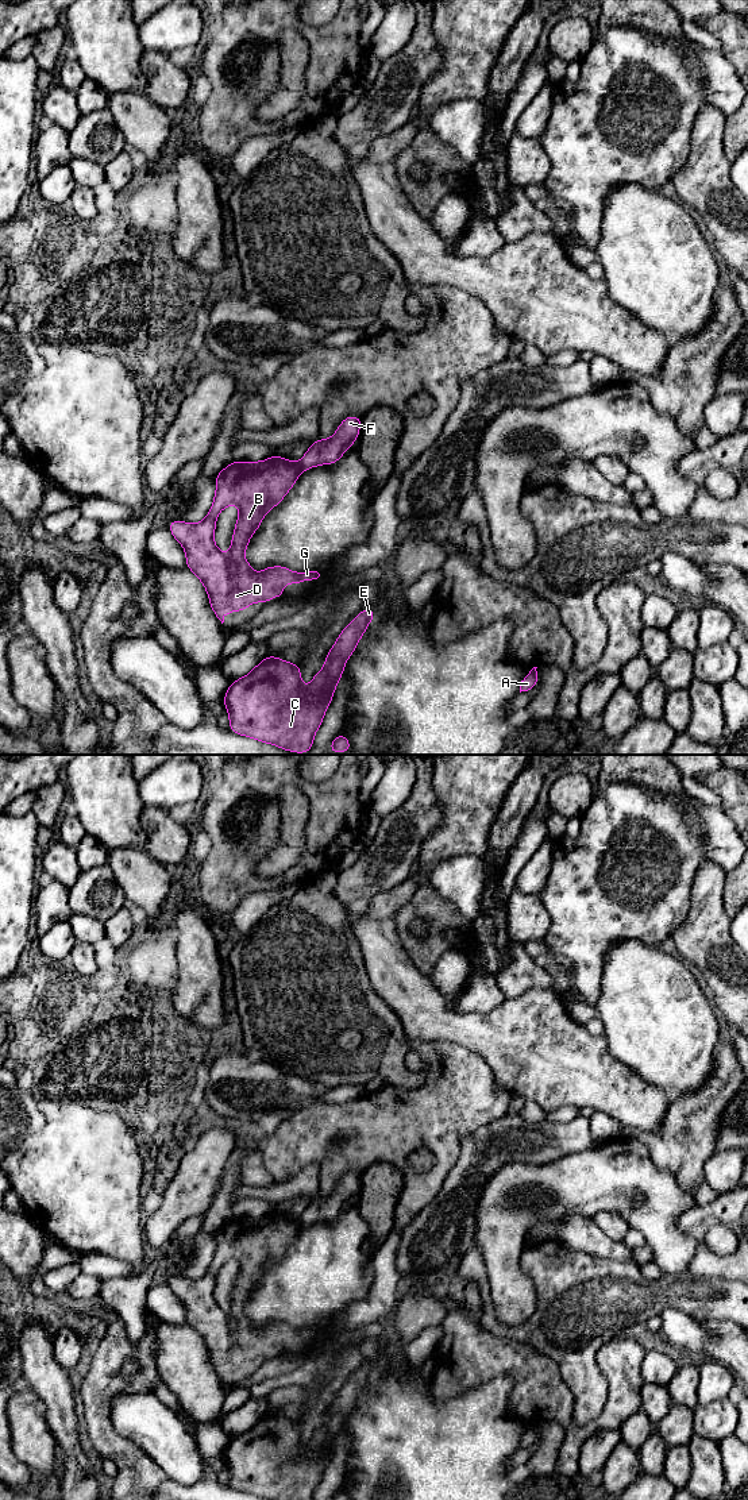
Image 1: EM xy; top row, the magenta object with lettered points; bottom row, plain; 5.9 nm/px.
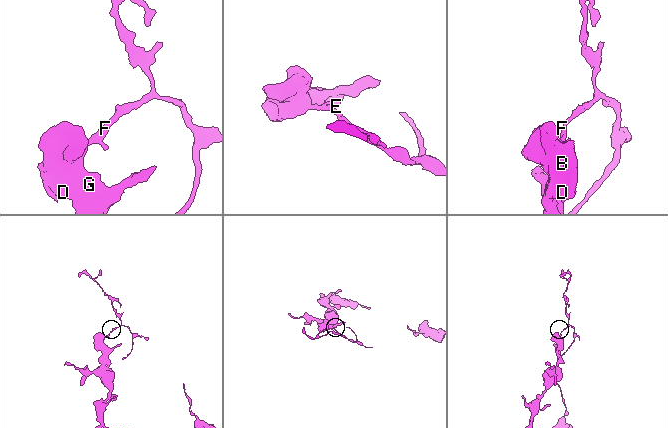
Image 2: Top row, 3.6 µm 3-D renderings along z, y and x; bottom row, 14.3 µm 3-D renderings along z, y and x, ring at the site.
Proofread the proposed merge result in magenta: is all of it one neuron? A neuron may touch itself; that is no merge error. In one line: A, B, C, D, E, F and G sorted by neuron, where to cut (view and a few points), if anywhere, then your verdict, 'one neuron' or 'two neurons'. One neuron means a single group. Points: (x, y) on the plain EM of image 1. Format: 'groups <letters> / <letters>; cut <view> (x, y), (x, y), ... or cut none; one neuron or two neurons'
groups A F / B C D E G; cut xy (297, 1219), (303, 1226); two neurons

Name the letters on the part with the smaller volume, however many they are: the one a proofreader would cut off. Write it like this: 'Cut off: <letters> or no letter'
Cut off: A, F

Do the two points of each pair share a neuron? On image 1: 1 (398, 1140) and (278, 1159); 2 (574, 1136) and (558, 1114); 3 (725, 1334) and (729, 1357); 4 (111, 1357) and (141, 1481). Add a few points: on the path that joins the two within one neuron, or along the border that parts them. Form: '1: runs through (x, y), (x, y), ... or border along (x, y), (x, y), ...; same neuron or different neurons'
1: runs through (369, 1140), (354, 1152), (308, 1152); same neuron
2: border along (581, 1115), (566, 1122), (551, 1122), (546, 1118); different neurons
3: runs through (729, 1340), (729, 1352); same neuron
4: runs through (100, 1388), (100, 1433), (118, 1450); same neuron

